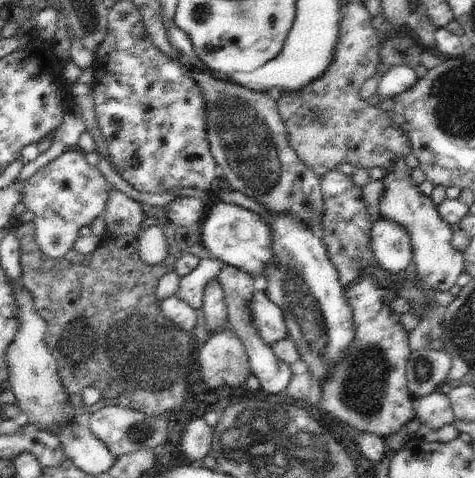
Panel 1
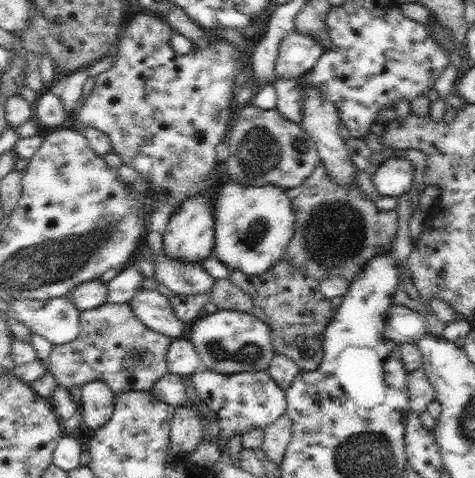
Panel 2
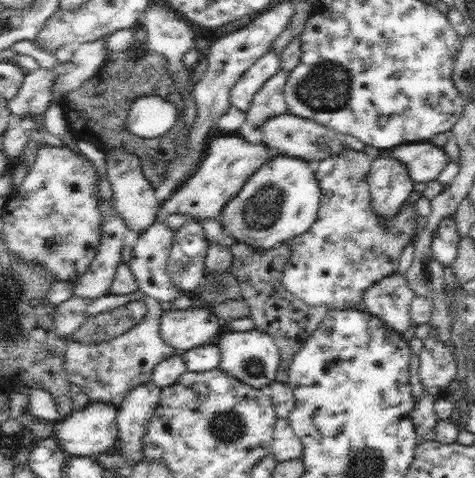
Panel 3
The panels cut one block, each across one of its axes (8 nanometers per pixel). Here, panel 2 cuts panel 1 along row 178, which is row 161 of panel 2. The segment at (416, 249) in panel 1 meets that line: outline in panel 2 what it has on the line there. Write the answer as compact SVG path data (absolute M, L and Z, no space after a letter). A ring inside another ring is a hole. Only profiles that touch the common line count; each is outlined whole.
M397 154L395 158L387 158L377 166L371 182L381 196L401 196L413 186L413 170L415 168L411 162Z

